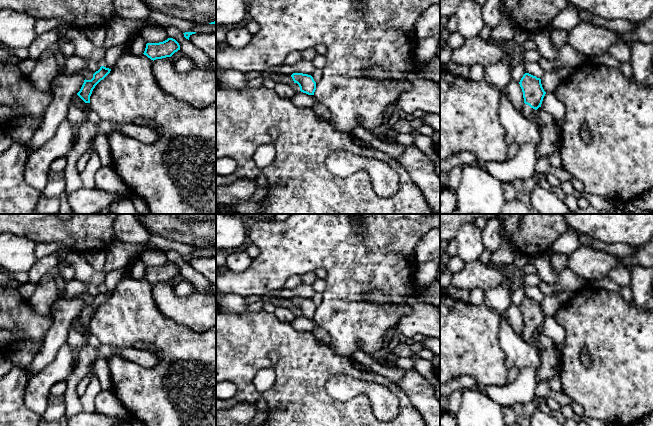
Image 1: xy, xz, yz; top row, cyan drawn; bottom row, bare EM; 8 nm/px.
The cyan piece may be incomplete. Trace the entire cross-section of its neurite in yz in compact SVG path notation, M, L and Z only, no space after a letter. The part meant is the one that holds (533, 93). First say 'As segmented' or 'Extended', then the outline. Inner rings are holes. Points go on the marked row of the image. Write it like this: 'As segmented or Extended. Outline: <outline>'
Extended. Outline: M525 73L519 84L524 98L522 114L527 119L534 120L536 119L536 110L541 107L546 94L542 87L541 79L529 73Z

